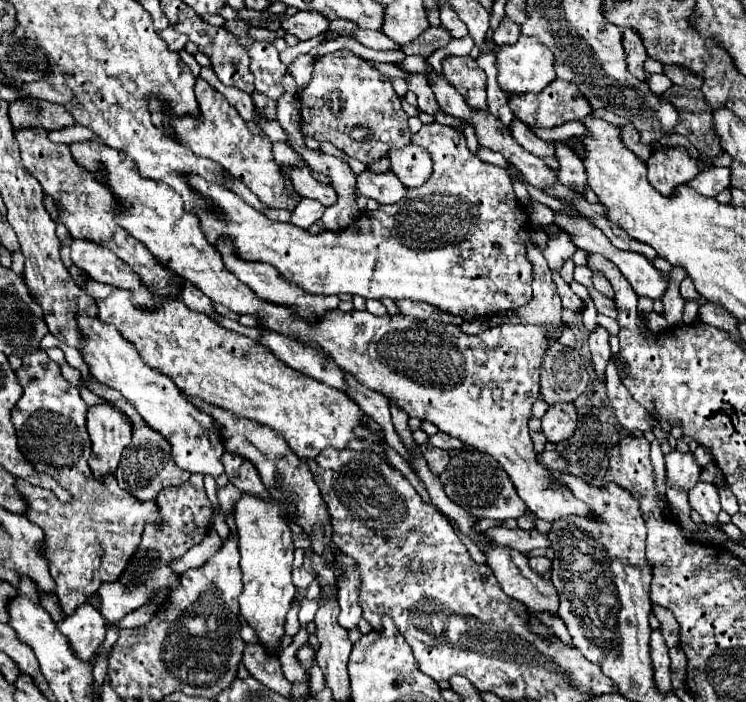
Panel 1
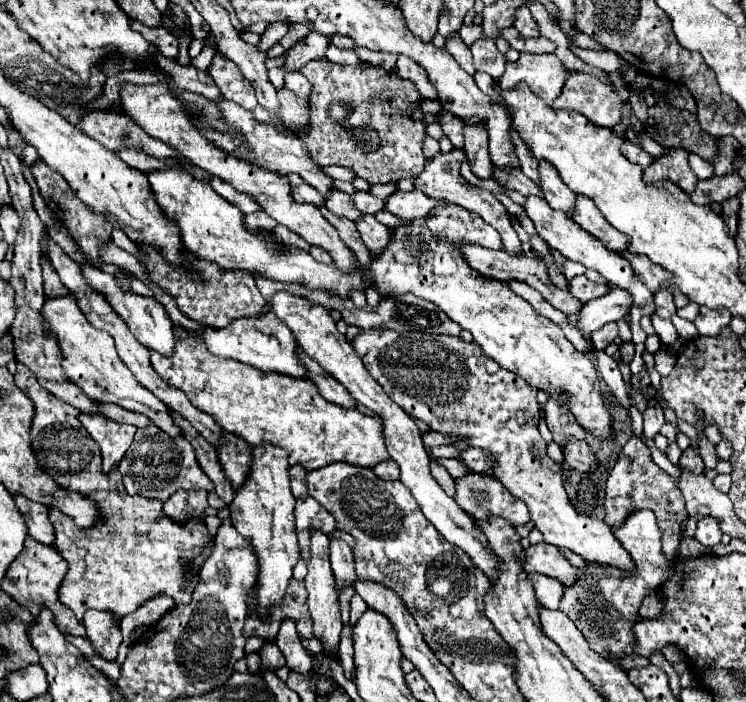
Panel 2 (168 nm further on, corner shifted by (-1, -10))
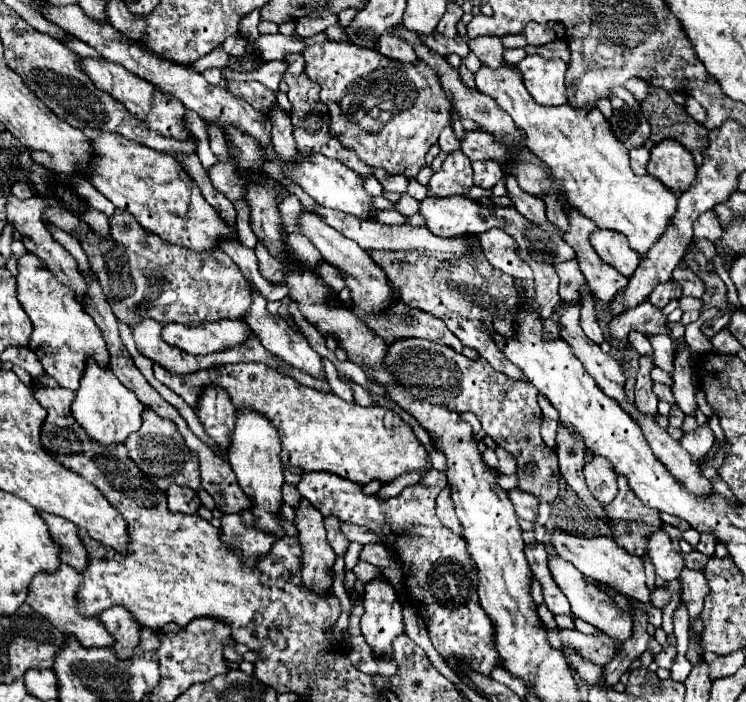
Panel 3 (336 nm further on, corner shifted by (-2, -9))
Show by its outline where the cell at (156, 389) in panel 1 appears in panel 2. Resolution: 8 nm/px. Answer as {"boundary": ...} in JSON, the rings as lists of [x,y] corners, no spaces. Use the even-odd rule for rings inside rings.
{"boundary":[[[73,295],[45,299],[43,317],[47,319],[49,331],[59,339],[59,345],[61,345],[61,351],[65,357],[63,369],[65,369],[67,377],[73,379],[75,383],[79,383],[87,397],[91,397],[95,401],[103,401],[103,403],[117,403],[117,405],[127,407],[131,411],[143,413],[167,435],[171,435],[171,437],[181,435],[177,423],[173,423],[173,419],[171,419],[169,407],[157,395],[147,391],[147,387],[143,387],[133,377],[129,367],[119,359],[119,355],[115,351],[115,341],[111,339],[111,335],[95,329],[85,319],[85,315],[79,311]]]}

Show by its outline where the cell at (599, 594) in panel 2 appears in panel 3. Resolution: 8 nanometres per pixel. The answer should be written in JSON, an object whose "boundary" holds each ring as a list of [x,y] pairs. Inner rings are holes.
{"boundary":[[[658,530],[648,538],[646,552],[650,554],[656,566],[656,574],[660,578],[668,582],[680,578],[680,572],[684,568],[684,556],[674,548],[672,538],[664,530]]]}

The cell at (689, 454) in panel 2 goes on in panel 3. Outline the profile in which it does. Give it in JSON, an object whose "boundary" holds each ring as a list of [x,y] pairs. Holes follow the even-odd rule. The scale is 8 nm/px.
{"boundary":[[[708,424],[698,426],[694,432],[682,434],[682,438],[680,438],[682,448],[692,456],[694,462],[700,460],[712,448],[712,442],[714,442],[714,434],[712,434]]]}

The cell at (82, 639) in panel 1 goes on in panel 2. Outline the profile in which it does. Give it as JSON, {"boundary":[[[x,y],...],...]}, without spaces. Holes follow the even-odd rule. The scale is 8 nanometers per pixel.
{"boundary":[[[87,611],[83,617],[87,639],[91,641],[95,653],[105,661],[113,661],[121,645],[121,629],[115,623],[115,615],[109,611]]]}

